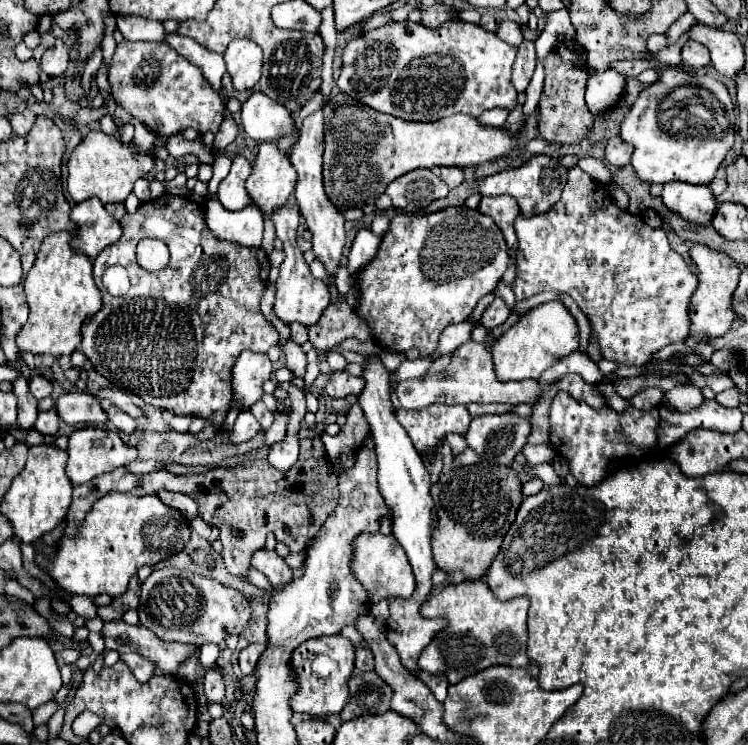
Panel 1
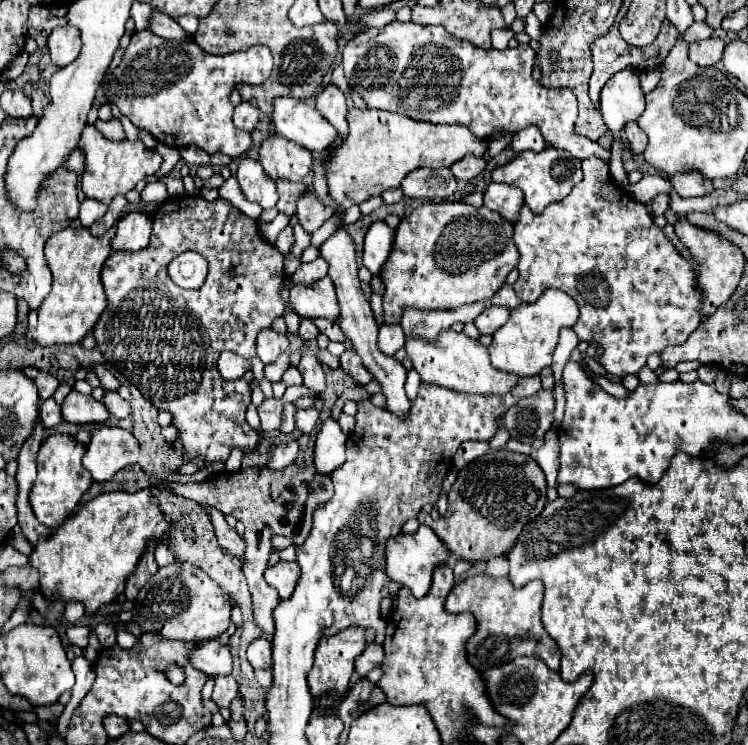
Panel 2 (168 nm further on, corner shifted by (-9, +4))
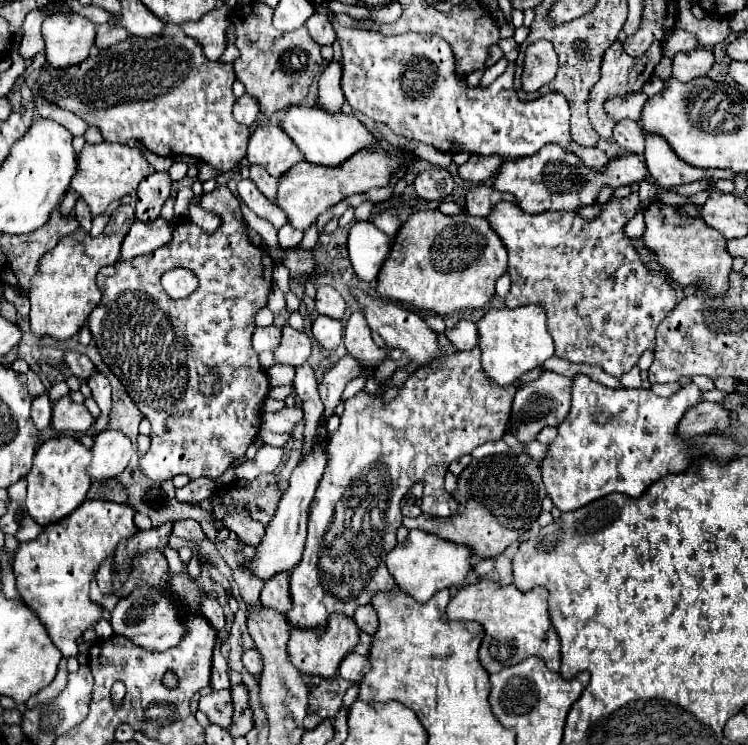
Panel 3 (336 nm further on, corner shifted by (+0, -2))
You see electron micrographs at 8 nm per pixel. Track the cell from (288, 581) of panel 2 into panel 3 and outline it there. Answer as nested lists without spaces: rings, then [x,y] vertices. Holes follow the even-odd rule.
[[[283,572],[281,576],[273,576],[273,580],[269,580],[269,584],[265,584],[265,588],[261,592],[261,602],[263,602],[263,606],[275,608],[281,614],[285,614],[293,606],[287,572]]]

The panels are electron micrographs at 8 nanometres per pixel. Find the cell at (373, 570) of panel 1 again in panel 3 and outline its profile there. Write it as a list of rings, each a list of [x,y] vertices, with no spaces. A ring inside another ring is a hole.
[[[409,530],[407,540],[399,542],[387,556],[387,568],[407,594],[417,602],[427,602],[435,592],[451,586],[463,586],[473,572],[473,552],[465,544],[443,540],[425,530]]]

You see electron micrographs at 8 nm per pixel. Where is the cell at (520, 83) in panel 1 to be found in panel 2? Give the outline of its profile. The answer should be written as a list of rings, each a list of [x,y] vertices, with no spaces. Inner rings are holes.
[[[530,12],[530,14],[526,16],[526,32],[528,32],[528,36],[530,36],[532,40],[540,40],[542,30],[544,30],[544,26],[542,26],[542,24],[538,22],[538,18]]]

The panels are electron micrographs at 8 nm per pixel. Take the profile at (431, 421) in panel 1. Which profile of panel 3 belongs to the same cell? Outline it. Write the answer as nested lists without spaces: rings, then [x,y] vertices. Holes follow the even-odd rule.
[[[473,348],[469,352],[443,356],[433,364],[415,370],[413,376],[407,378],[397,398],[391,402],[383,402],[381,396],[369,394],[365,390],[357,392],[355,398],[349,398],[345,402],[345,412],[341,414],[341,424],[327,446],[327,466],[311,504],[303,560],[291,572],[293,608],[285,614],[289,624],[323,628],[329,614],[343,612],[345,616],[353,616],[359,606],[371,602],[375,592],[393,590],[395,580],[387,570],[385,556],[397,546],[395,532],[401,526],[401,498],[415,482],[423,480],[422,513],[439,517],[453,516],[459,502],[443,486],[443,476],[447,474],[449,464],[465,454],[471,454],[485,442],[501,440],[507,428],[515,392],[527,382],[537,380],[541,374],[543,370],[535,368],[533,372],[521,376],[517,384],[493,384],[493,380],[489,380],[481,368],[479,348]]]

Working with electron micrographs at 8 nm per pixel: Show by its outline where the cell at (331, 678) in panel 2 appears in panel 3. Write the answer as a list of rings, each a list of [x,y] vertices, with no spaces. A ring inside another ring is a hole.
[[[331,614],[327,620],[325,630],[321,628],[291,628],[291,638],[287,644],[289,660],[291,664],[301,670],[303,674],[313,674],[321,678],[333,678],[337,674],[337,668],[347,652],[355,648],[359,642],[359,628],[355,626],[353,618],[343,614]]]

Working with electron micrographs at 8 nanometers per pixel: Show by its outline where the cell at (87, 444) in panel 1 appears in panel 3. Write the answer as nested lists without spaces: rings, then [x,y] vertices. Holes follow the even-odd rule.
[[[103,430],[95,436],[91,448],[93,460],[89,466],[91,480],[107,480],[119,476],[133,454],[133,442],[119,430]]]

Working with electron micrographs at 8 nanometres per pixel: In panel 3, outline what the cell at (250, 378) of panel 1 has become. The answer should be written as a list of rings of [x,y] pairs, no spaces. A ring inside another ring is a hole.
[[[271,324],[267,328],[255,328],[253,332],[253,348],[261,354],[265,350],[275,350],[281,342],[281,328]]]

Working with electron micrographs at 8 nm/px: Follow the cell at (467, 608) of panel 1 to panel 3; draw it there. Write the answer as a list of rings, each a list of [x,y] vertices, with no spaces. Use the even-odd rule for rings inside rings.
[[[479,580],[475,584],[461,586],[457,596],[451,598],[447,606],[447,618],[451,621],[475,621],[485,628],[485,638],[479,648],[481,664],[487,672],[499,672],[507,666],[515,666],[517,662],[529,656],[541,656],[547,660],[547,668],[559,672],[561,668],[561,644],[559,636],[551,624],[547,612],[547,596],[545,588],[533,588],[529,592],[517,590],[511,586],[499,586],[491,580]]]

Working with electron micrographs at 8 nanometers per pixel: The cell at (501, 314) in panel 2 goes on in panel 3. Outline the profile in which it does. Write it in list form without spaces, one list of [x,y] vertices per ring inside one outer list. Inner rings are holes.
[[[459,320],[453,328],[445,330],[445,336],[457,352],[473,350],[477,346],[477,326],[469,320]]]

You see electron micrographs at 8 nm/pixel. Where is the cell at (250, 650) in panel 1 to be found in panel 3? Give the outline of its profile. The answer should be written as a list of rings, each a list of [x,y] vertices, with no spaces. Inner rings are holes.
[[[255,648],[247,650],[247,652],[243,654],[243,664],[245,664],[245,668],[247,668],[255,678],[259,678],[259,674],[261,674],[261,670],[263,670],[263,660],[261,660],[259,650],[255,650]]]

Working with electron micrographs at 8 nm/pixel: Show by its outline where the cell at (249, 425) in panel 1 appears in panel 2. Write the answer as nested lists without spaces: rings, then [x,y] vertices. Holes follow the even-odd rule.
[[[270,398],[258,406],[260,416],[260,430],[274,430],[280,428],[280,414],[282,414],[282,400]]]

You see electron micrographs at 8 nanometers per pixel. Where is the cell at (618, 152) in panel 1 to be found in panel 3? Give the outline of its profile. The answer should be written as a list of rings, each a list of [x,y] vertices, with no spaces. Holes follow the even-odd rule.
[[[621,120],[613,128],[613,140],[625,150],[633,154],[643,152],[643,130],[639,122],[633,120]]]

